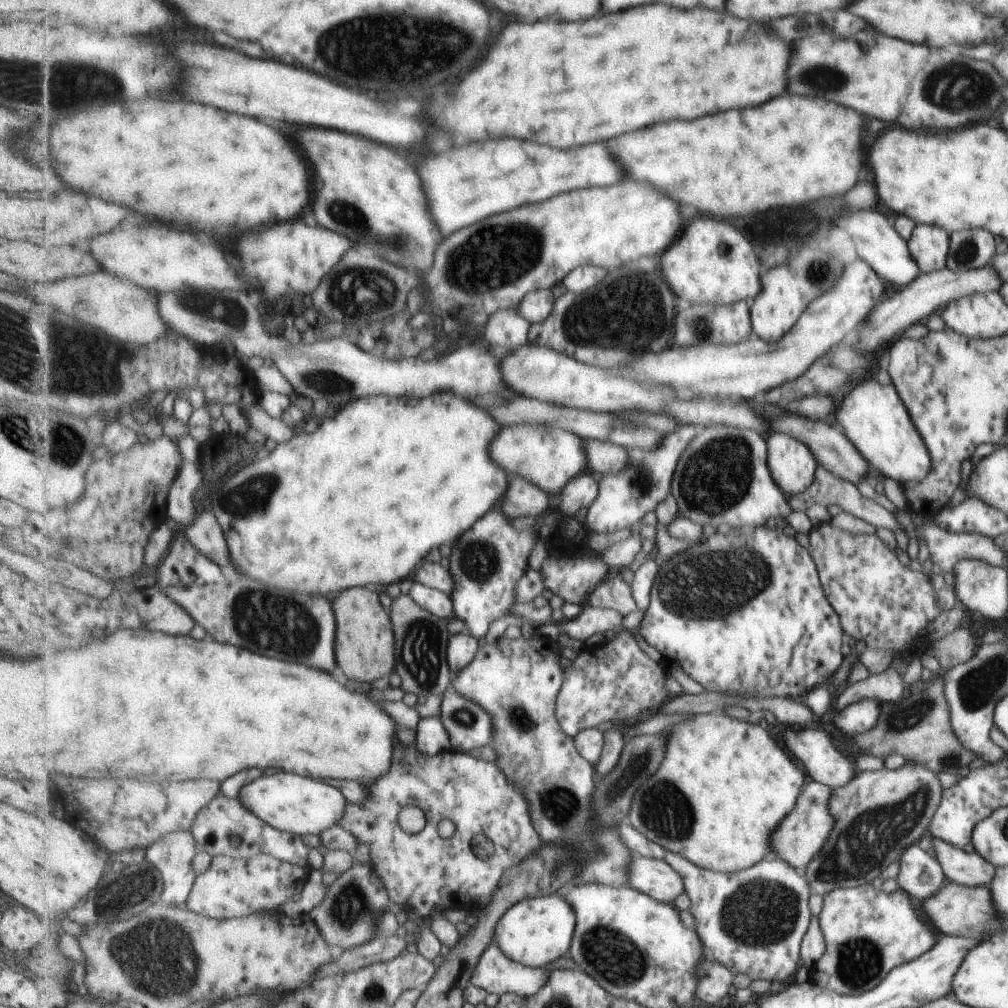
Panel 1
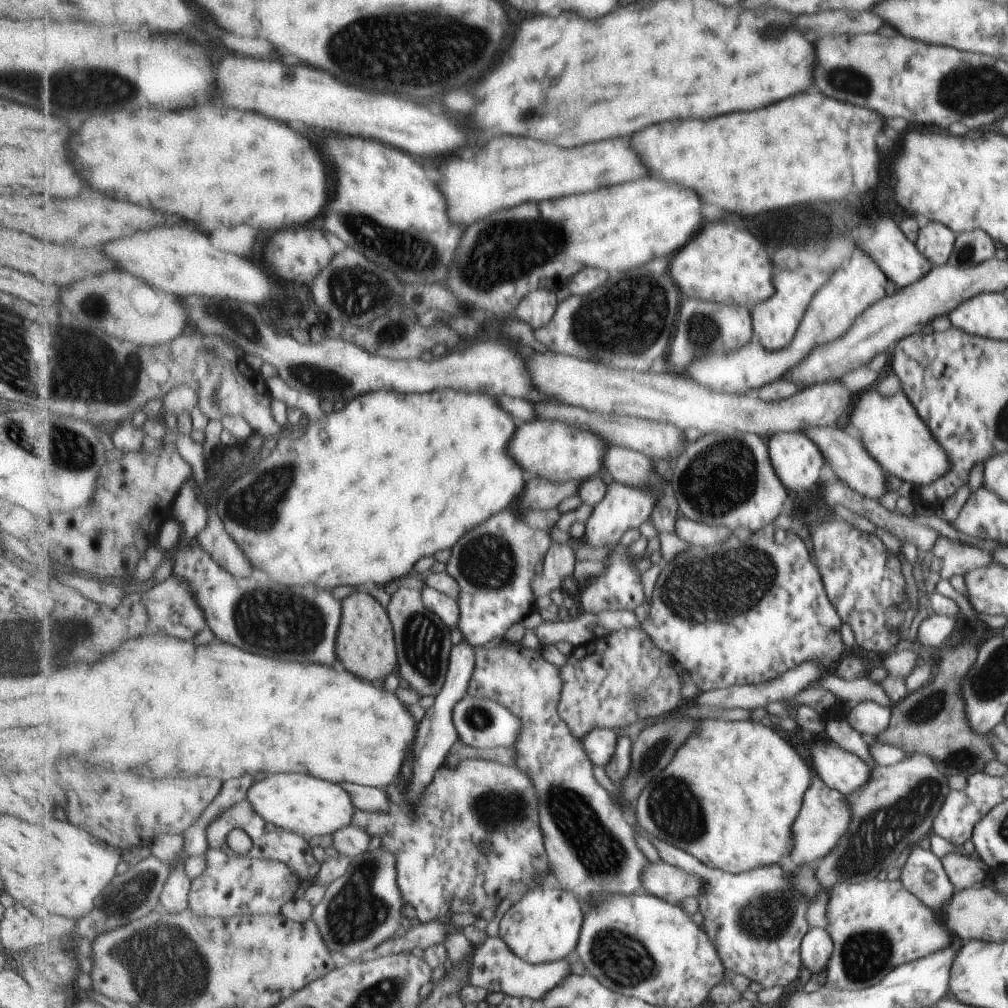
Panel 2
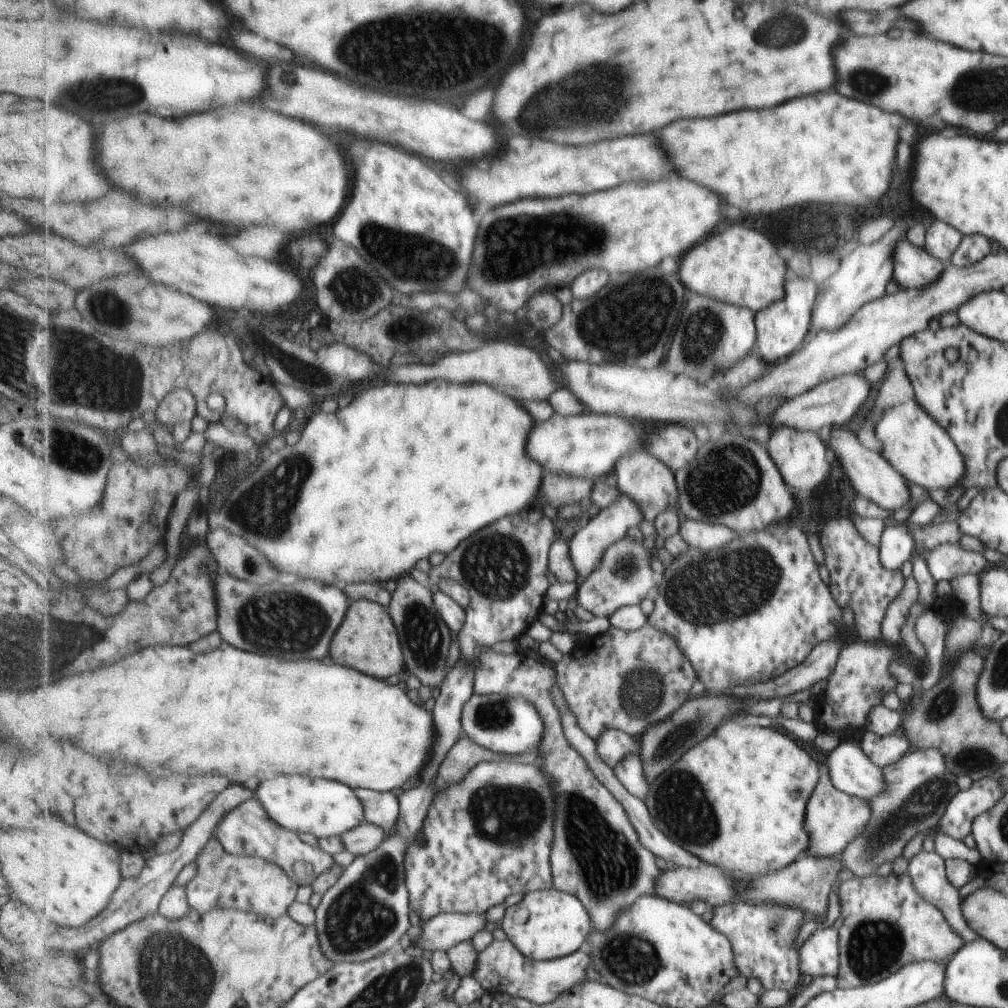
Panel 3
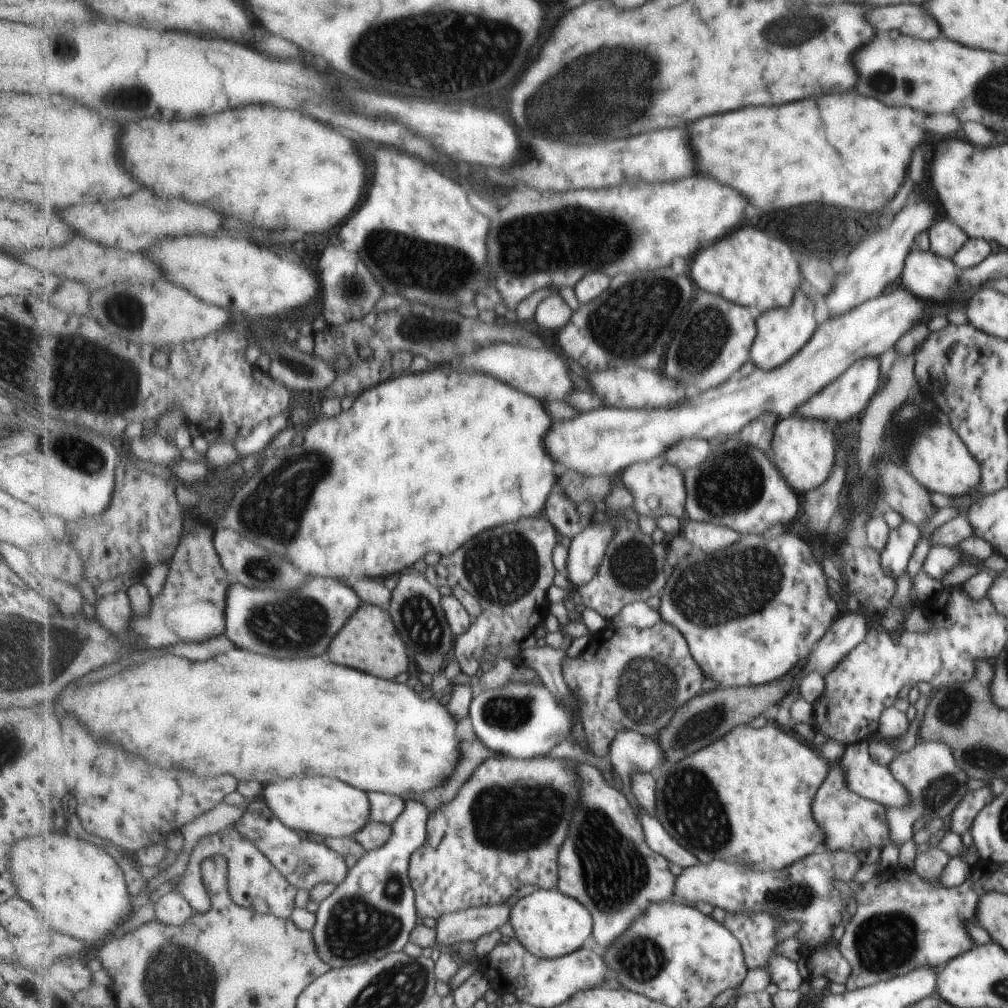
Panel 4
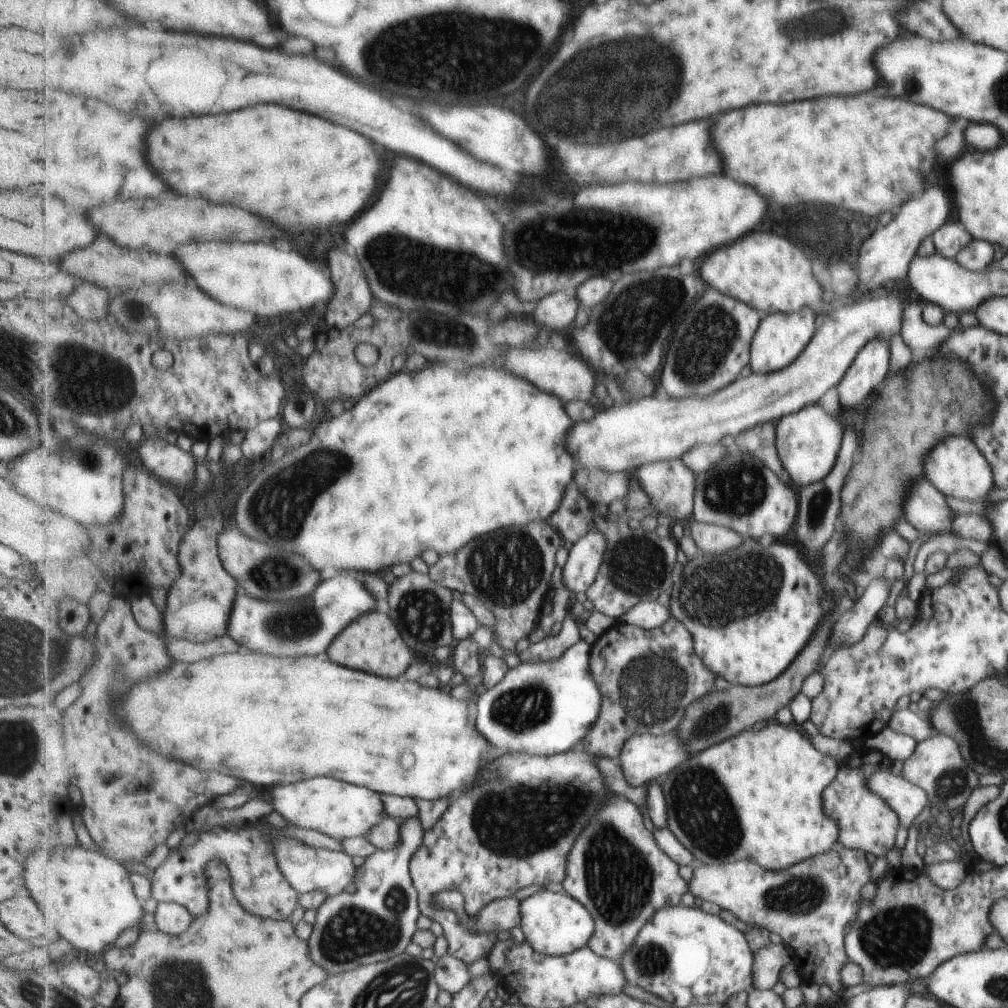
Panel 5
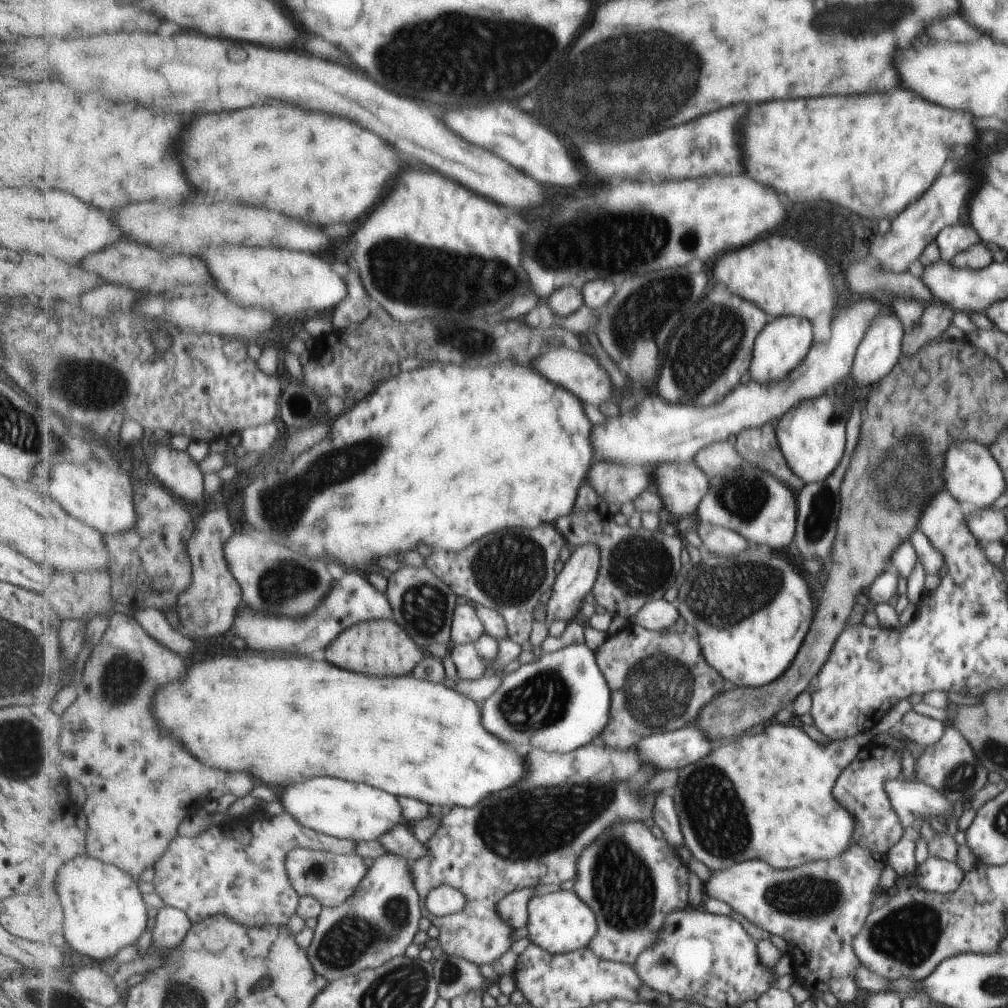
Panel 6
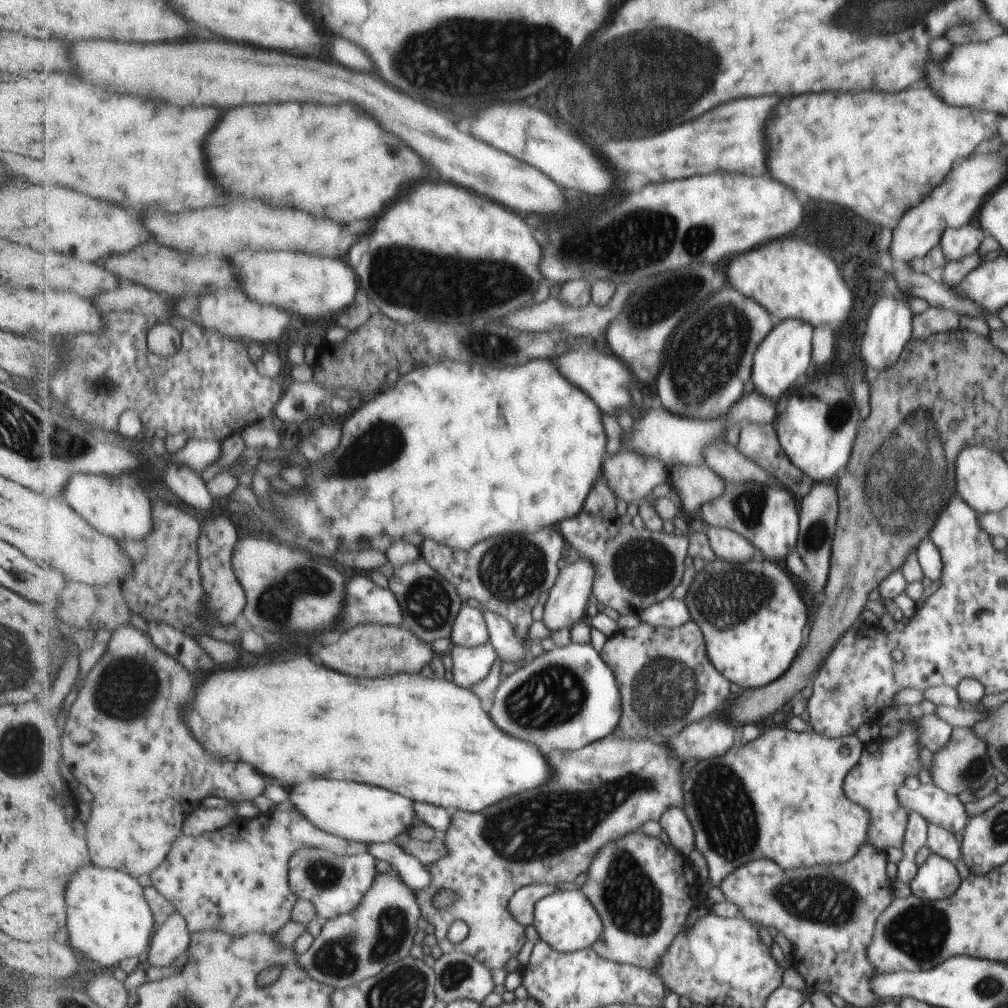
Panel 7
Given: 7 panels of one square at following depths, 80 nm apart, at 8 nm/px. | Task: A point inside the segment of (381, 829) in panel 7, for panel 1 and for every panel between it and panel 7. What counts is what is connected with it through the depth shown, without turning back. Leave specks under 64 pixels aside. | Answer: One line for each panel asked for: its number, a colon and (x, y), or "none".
1: (295, 804)
2: (308, 806)
3: (324, 808)
4: (325, 807)
5: (330, 806)
6: (343, 809)

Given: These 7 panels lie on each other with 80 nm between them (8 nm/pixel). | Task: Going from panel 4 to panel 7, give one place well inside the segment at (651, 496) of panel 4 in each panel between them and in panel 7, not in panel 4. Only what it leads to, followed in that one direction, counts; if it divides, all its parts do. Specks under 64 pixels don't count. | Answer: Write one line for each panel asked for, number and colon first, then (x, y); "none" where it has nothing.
5: (670, 485)
6: (682, 485)
7: (695, 485)

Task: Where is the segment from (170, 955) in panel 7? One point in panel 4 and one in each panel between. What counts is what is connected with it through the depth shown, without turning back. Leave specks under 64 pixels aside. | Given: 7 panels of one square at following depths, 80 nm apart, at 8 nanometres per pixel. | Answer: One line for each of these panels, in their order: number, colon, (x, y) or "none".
4: (173, 908)
5: (171, 917)
6: (172, 924)

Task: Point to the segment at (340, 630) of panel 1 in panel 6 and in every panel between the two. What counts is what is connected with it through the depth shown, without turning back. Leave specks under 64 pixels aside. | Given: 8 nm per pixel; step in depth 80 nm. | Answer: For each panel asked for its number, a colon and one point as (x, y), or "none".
2: (366, 643)
3: (368, 640)
4: (370, 642)
5: (373, 644)
6: (379, 647)

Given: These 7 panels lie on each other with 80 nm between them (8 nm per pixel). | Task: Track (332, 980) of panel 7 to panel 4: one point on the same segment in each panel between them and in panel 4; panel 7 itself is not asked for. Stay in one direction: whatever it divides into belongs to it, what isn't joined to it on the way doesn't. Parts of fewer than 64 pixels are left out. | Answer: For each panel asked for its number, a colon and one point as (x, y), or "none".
4: (371, 914)
5: (374, 921)
6: (377, 924)

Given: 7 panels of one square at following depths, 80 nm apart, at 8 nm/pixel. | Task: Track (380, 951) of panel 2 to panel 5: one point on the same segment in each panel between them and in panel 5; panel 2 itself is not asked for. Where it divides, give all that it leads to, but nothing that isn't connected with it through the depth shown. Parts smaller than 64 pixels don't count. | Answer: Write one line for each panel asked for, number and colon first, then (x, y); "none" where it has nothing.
3: (444, 931)
4: (468, 925)
5: (500, 915)

